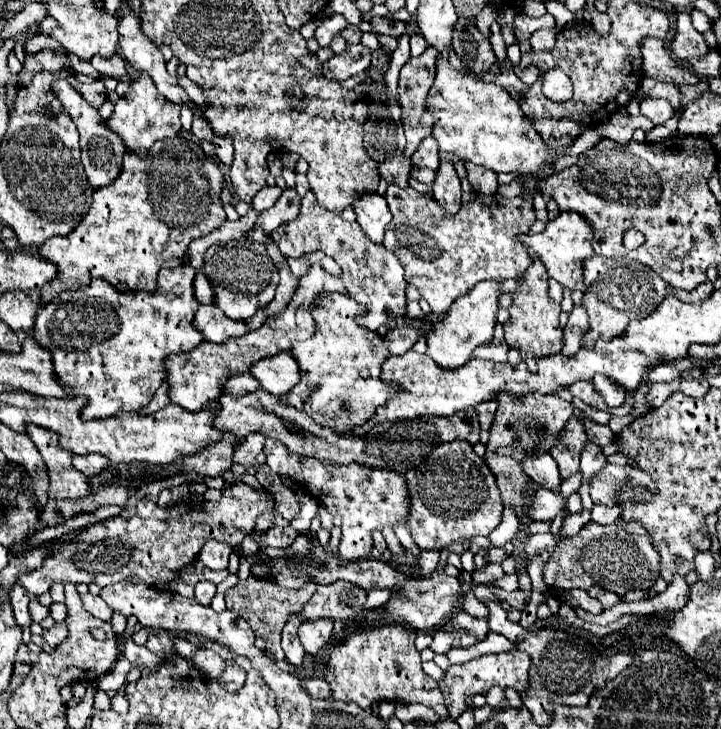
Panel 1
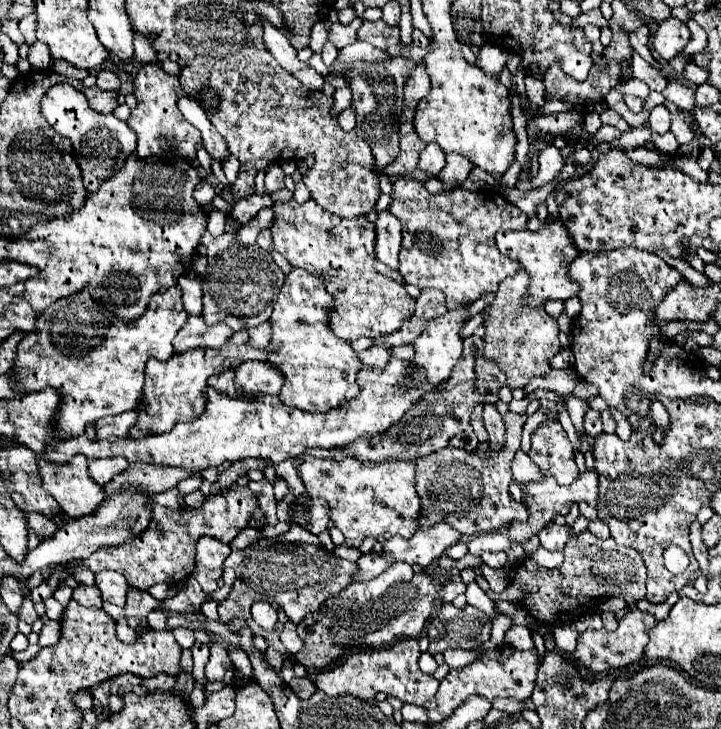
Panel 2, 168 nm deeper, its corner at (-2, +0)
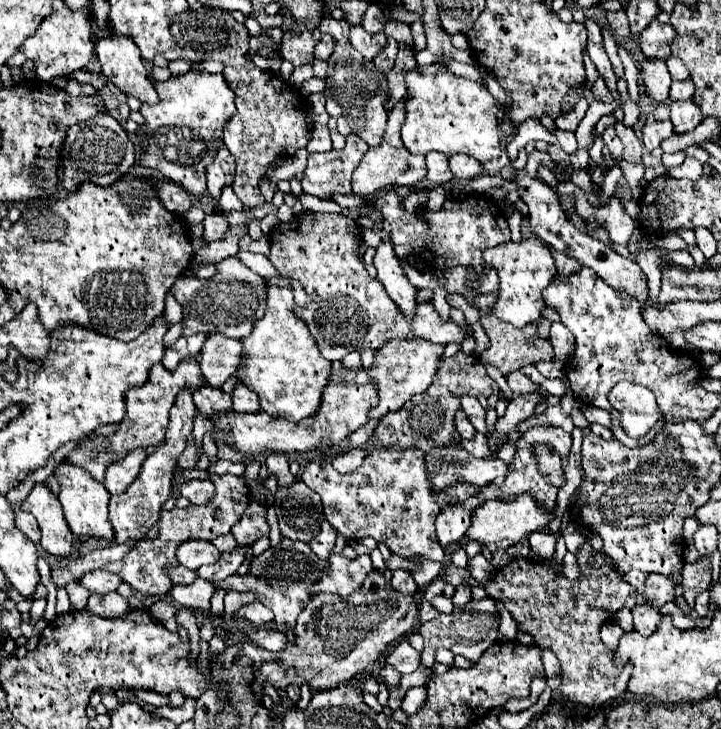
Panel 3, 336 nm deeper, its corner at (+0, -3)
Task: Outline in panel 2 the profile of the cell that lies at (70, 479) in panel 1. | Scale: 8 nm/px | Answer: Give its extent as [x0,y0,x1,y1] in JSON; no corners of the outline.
[39,454,105,518]

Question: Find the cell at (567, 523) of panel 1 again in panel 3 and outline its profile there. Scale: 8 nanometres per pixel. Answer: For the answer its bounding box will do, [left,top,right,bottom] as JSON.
[529,533,555,559]

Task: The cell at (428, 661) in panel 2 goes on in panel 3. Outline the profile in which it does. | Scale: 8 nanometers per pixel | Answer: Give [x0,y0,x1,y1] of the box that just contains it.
[383,639,421,675]

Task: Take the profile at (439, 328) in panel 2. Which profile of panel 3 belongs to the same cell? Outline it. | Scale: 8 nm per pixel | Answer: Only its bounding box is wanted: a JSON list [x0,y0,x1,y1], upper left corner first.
[369,339,443,419]

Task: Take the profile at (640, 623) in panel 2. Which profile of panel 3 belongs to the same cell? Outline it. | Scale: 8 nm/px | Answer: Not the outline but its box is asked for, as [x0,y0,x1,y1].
[481,543,675,707]

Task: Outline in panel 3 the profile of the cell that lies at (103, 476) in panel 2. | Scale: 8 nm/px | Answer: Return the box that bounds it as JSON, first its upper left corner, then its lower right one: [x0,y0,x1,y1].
[103,447,147,495]

